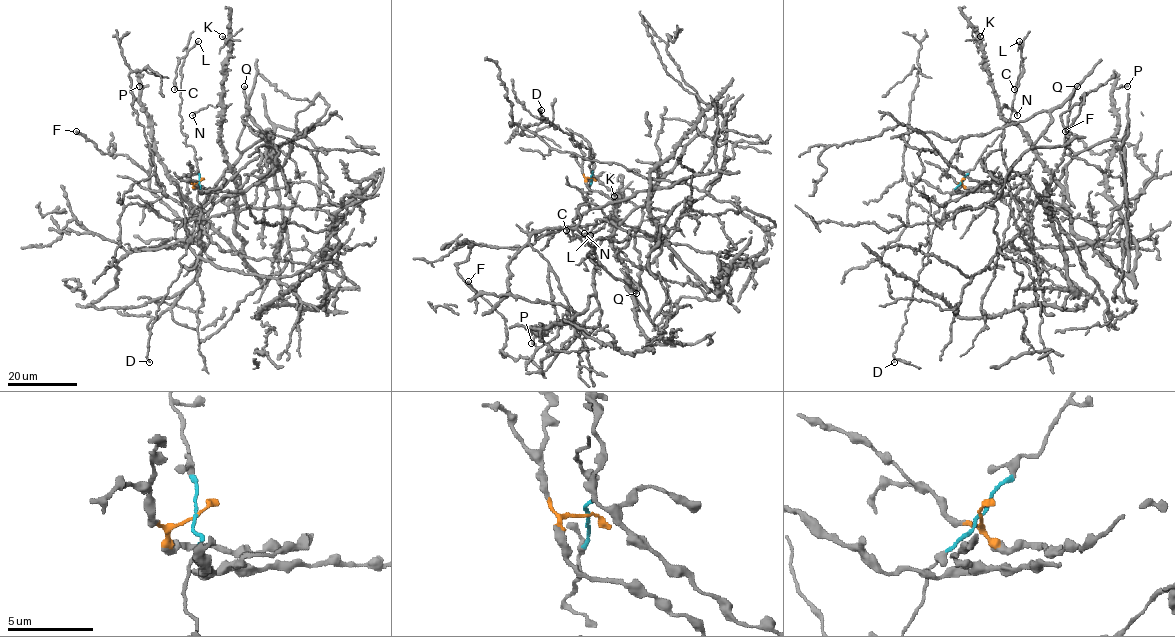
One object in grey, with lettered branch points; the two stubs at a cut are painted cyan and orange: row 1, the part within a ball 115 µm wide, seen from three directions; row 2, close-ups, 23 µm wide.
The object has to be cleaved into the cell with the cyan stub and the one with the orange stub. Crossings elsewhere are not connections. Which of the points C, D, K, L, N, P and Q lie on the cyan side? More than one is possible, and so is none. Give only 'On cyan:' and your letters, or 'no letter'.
On cyan: C, D, L

